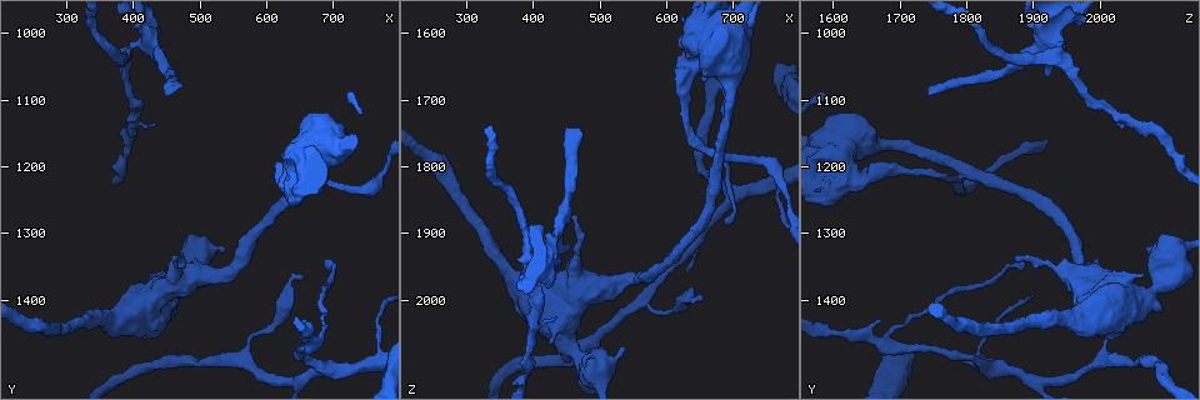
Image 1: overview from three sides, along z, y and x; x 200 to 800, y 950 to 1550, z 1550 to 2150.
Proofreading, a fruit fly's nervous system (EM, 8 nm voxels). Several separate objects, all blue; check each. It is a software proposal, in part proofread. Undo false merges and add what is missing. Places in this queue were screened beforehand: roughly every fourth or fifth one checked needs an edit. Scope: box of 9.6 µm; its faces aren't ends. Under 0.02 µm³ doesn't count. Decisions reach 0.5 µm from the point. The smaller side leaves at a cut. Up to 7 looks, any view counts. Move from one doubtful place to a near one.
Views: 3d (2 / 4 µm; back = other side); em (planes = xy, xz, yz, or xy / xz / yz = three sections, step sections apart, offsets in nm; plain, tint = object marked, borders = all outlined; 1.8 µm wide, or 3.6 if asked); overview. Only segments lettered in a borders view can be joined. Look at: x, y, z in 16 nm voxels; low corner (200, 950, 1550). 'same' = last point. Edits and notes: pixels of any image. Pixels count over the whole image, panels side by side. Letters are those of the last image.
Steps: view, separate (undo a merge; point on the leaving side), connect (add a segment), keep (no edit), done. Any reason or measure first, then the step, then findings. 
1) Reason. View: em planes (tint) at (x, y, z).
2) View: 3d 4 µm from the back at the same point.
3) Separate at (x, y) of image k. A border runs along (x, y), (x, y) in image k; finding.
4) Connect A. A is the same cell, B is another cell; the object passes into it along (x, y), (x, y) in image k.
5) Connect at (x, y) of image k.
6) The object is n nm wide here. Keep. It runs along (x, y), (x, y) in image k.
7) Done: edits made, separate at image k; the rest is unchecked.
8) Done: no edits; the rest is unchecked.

An open end. View: 3d 2 µm from the back at (430, 1130, 2030).

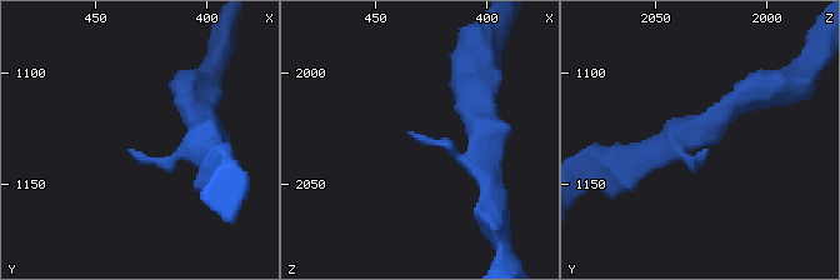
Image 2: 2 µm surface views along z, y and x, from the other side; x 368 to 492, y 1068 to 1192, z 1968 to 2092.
Need the tissue. View: em yz step 4 (borders) at (433, 1135, 2028).

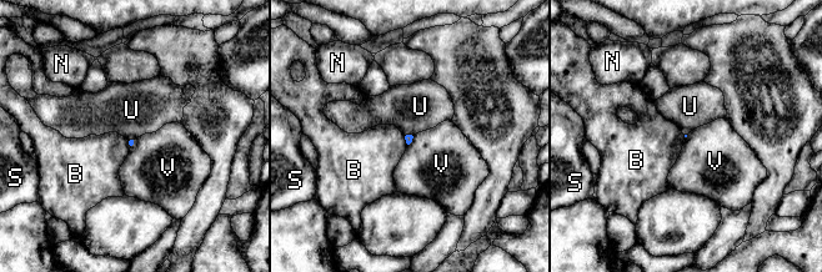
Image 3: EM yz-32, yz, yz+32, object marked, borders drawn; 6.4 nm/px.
View: em planes (borders) at the same point.

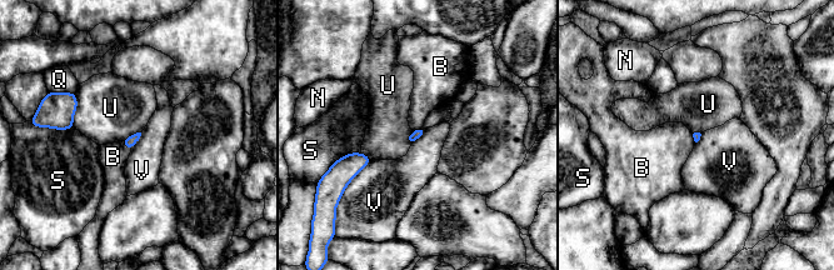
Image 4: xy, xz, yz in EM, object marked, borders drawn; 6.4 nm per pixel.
Keep. B, N, Q, S, U and V are other cells; a border runs along (370, 160), (346, 185) in image 4; none of them fits.

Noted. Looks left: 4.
Branch stops here. View: em xz step 8 (tint) at (655, 1430, 1670).

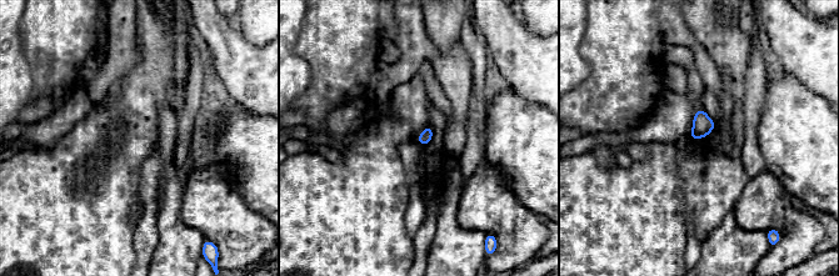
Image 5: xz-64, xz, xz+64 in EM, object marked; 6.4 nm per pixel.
View: em planes (borders) at the same point.

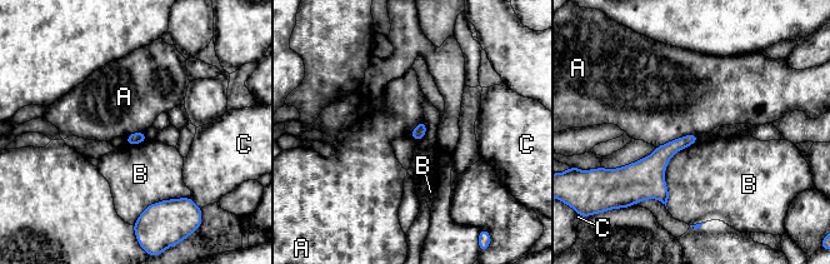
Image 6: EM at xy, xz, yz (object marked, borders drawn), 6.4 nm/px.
Keep. A, B and C are other cells; a border runs along (698, 134), (685, 134), (655, 148) in image 6; no lettered segment goes on from it.

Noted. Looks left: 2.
Long arm stops here. View: em xz step 8 (tint) at (650, 1365, 1995).

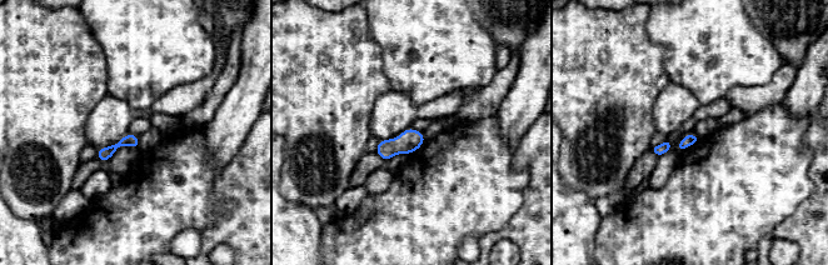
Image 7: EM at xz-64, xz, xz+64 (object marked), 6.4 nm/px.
View: em xz step 8 (borders) at the same point.

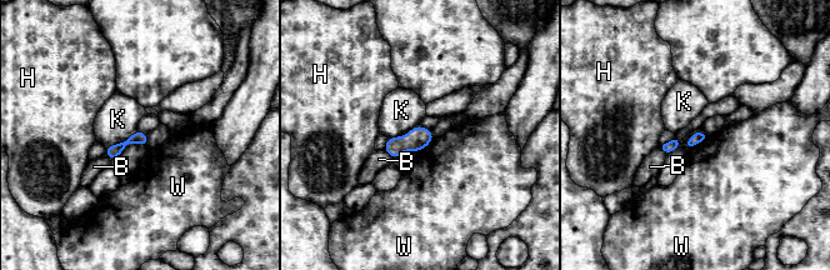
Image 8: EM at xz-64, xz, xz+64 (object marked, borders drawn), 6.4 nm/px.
Keep. B, H, K and W are other cells; a border runs along (419, 124), (403, 135), (388, 138) in image 8; no lettered segment goes on from it.

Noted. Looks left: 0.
Done: no edits; the rest is unchecked.

